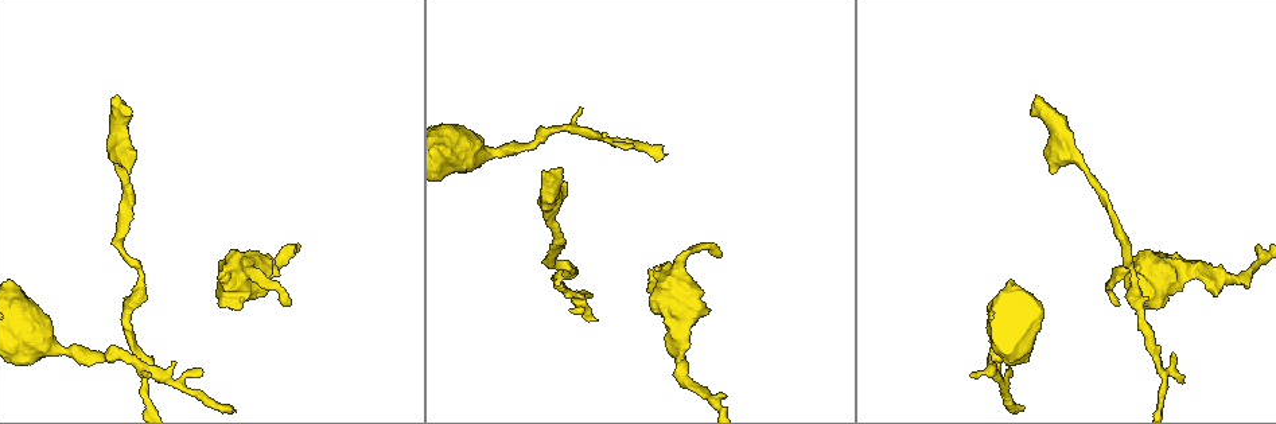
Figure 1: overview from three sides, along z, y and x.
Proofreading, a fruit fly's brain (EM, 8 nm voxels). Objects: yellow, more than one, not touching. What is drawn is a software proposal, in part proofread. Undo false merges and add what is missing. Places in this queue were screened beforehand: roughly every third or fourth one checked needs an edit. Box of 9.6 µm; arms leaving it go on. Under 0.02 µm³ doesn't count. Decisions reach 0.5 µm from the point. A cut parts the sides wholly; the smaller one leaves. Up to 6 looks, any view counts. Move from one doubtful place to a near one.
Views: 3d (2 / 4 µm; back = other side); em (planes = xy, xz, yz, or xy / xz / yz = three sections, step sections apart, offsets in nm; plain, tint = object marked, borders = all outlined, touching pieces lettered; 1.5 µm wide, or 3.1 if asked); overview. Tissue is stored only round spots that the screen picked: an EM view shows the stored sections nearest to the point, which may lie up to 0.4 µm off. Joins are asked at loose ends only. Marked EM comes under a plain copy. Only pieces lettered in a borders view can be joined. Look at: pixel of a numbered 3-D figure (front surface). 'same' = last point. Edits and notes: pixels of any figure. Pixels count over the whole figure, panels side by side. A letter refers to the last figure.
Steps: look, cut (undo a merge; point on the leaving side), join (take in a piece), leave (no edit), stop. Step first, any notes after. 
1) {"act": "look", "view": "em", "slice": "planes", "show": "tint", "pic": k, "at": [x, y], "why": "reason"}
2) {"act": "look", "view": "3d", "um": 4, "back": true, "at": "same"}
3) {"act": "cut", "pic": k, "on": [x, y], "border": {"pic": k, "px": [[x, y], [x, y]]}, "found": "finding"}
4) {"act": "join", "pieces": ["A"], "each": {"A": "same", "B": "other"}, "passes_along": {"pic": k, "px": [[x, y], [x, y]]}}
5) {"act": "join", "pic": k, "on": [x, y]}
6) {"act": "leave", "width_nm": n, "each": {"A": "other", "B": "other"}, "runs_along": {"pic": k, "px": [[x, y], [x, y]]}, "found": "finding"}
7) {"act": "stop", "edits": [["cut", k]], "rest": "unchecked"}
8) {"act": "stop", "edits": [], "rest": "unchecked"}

{"act": "look", "view": "em", "slice": "planes", "show": "borders", "pic": 1, "at": [117, 95], "why": "branch stops here"}

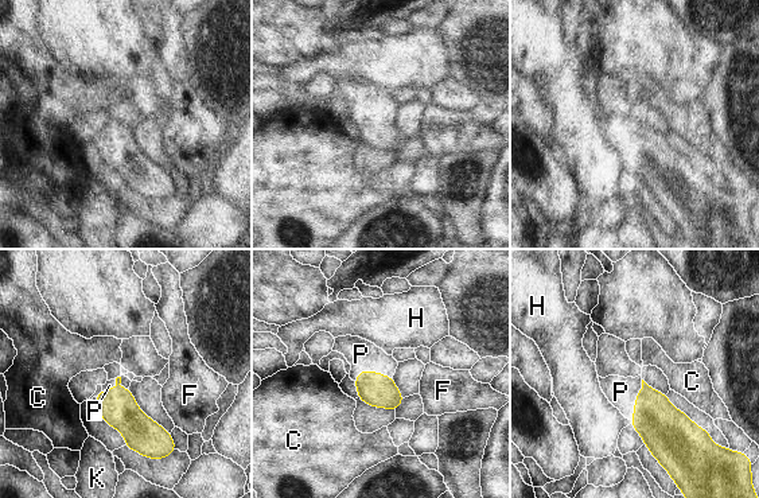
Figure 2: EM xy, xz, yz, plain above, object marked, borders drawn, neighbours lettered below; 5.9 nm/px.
{"act": "join", "pieces": ["P"], "each": {"C": "other", "F": "other", "H": "other", "K": "other", "P": "same"}, "passes_along": {"pic": 2, "px": [[376, 389], [372, 372], [361, 354]]}, "found": "the cell continues"}

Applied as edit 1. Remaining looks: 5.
{"act": "look", "view": "overview", "why": "redraw"}

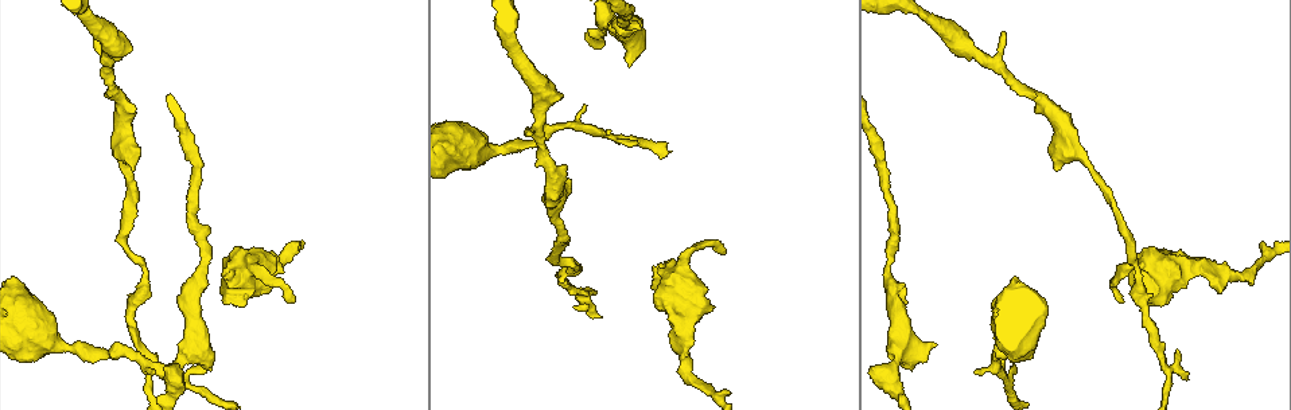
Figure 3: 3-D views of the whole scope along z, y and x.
{"act": "look", "view": "em", "slice": "xy", "step": 8, "show": "borders", "pic": 3, "at": [293, 303], "why": "free end"}

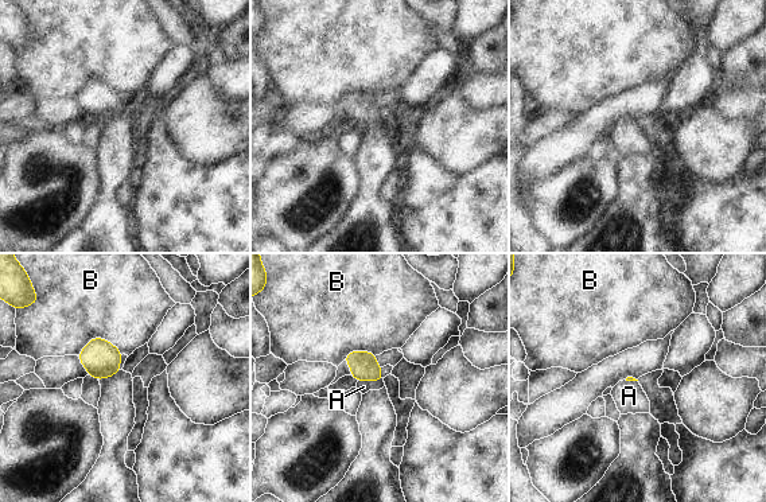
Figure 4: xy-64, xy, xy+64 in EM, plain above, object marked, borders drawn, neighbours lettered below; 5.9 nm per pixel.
{"act": "look", "view": "em", "slice": "planes", "show": "borders", "at": "same", "why": "another direction"}

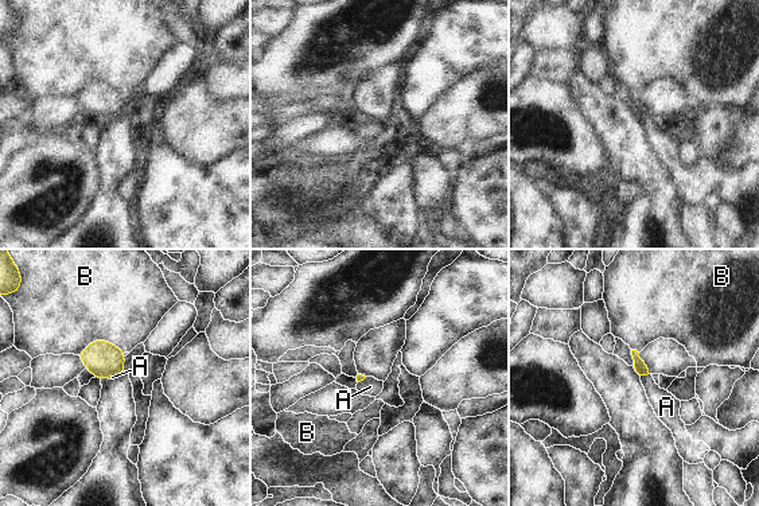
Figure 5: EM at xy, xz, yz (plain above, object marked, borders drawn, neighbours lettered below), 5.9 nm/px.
{"act": "join", "pieces": ["A"], "each": {"A": "same", "B": "other"}, "found": "it goes on there"}

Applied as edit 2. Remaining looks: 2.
{"act": "look", "view": "overview", "why": "redraw"}

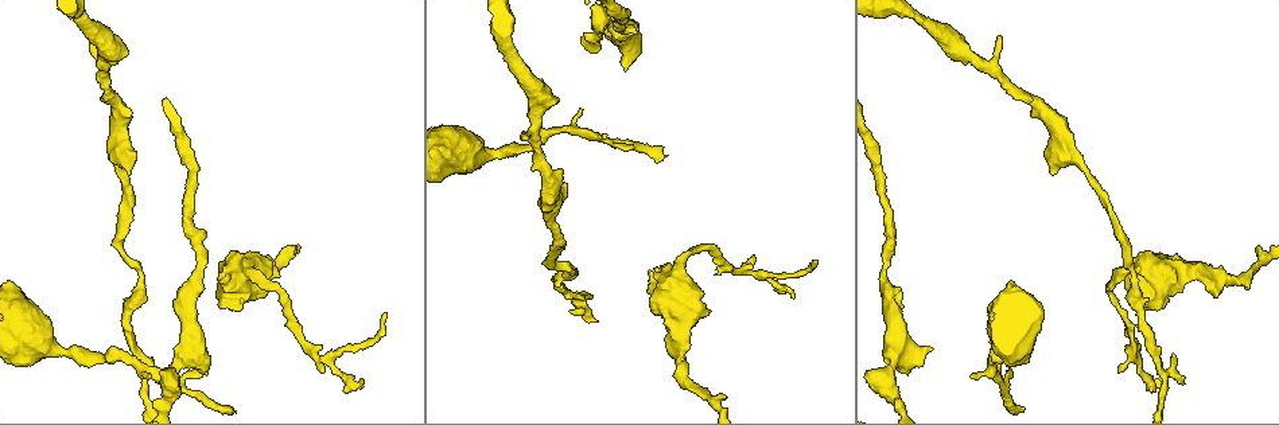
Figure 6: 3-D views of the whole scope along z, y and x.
{"act": "look", "view": "em", "slice": "planes", "show": "borders", "pic": 6, "at": [633, 148], "why": "thin end"}

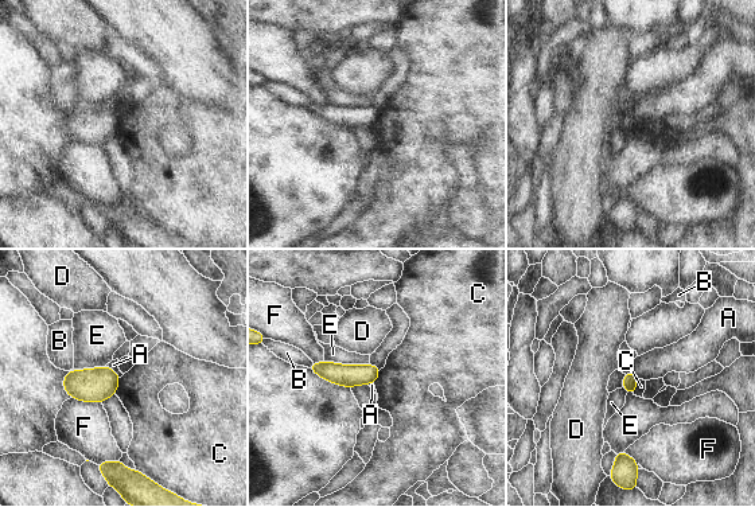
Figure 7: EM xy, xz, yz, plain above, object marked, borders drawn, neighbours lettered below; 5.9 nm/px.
{"act": "leave", "each": {"A": "other", "B": "other", "C": "other", "D": "other", "E": "other", "F": "other"}, "runs_along": {"pic": 7, "px": [[314, 366], [334, 373], [376, 371]]}, "found": "none of them fits"}

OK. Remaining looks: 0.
{"act": "stop", "edits": [["join", 2], ["join", 5]], "rest": "unchecked"}

